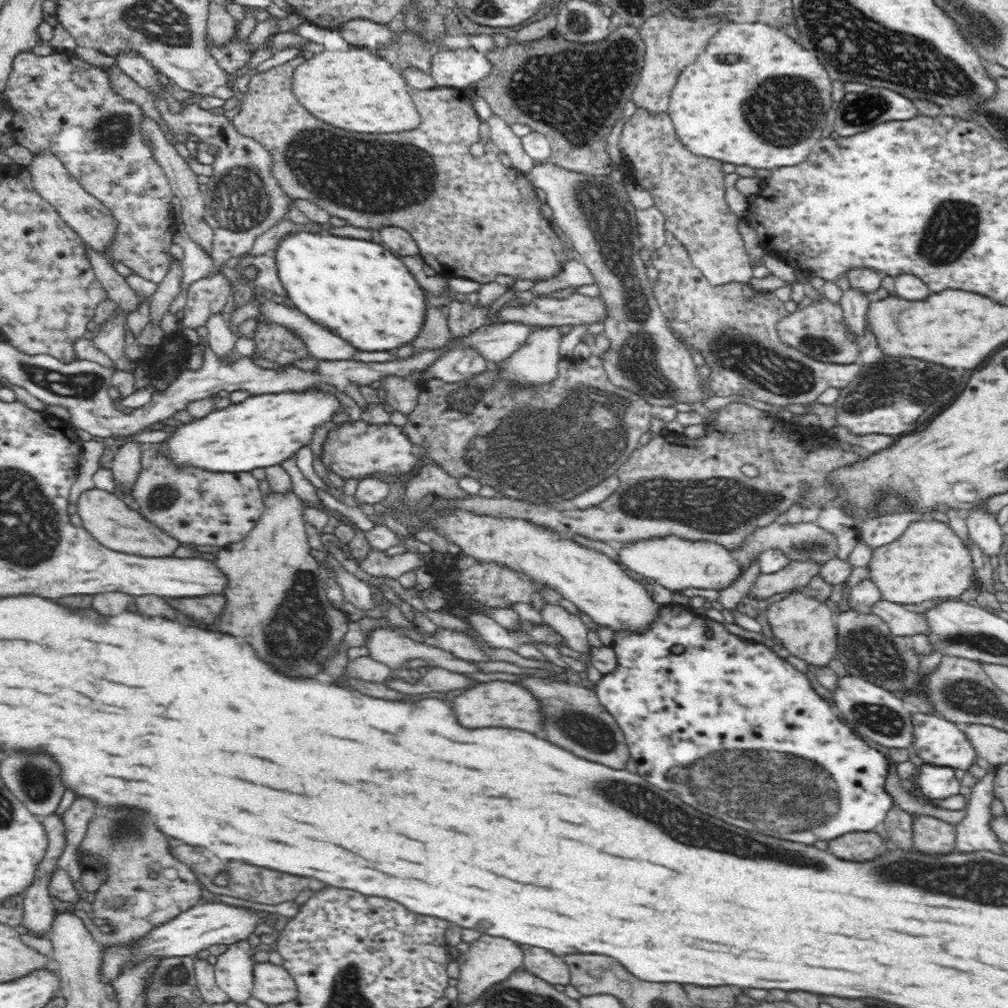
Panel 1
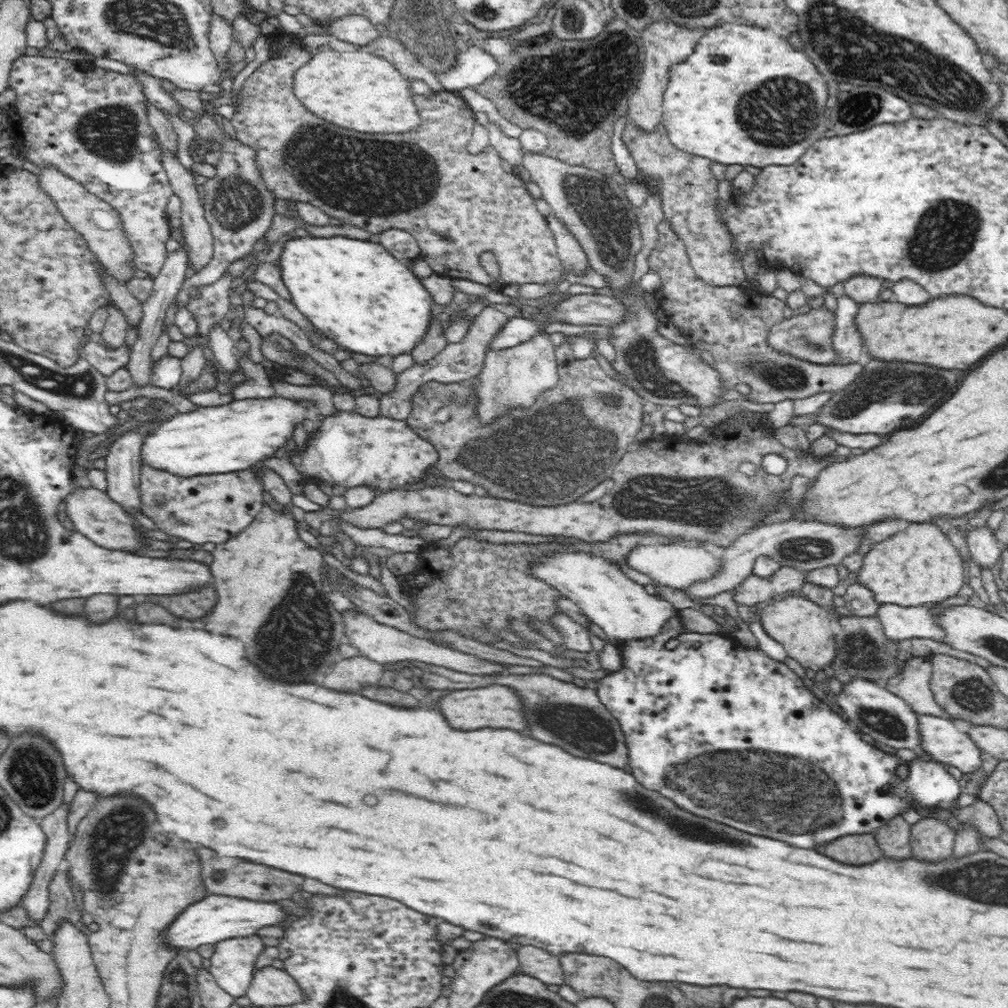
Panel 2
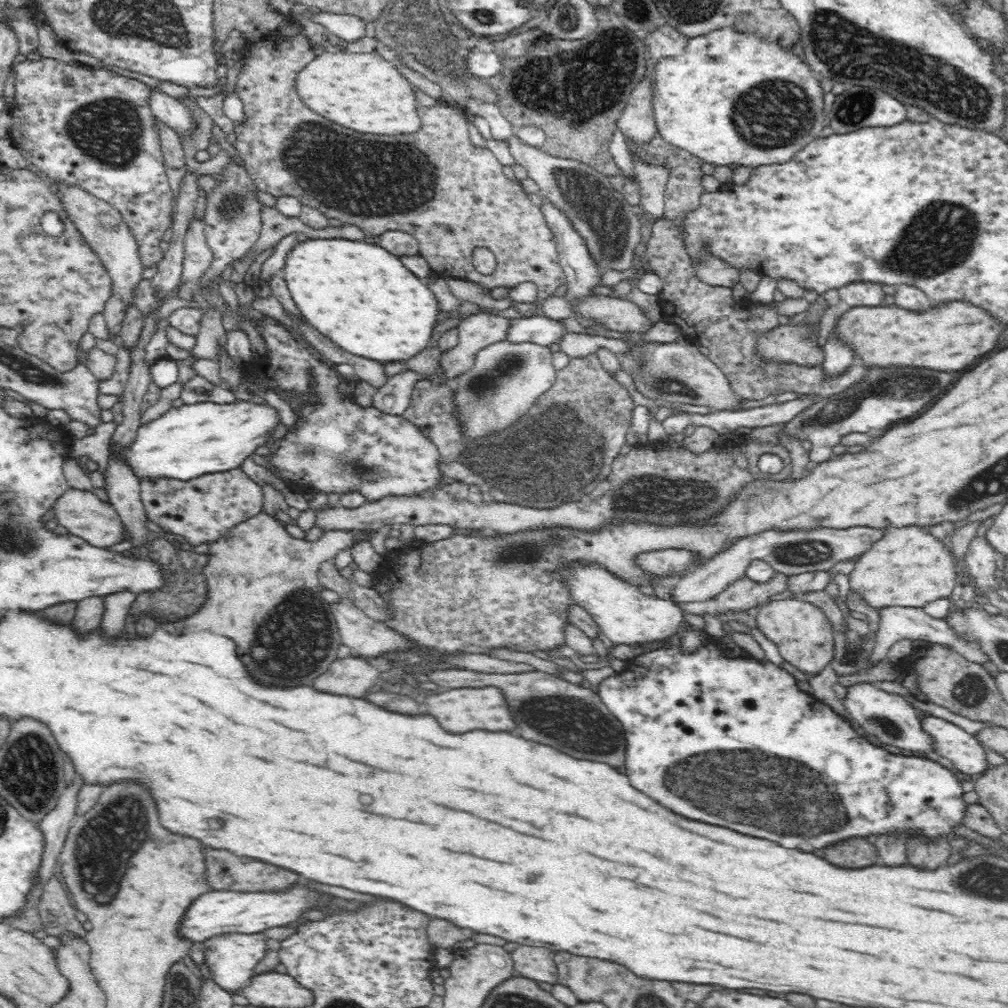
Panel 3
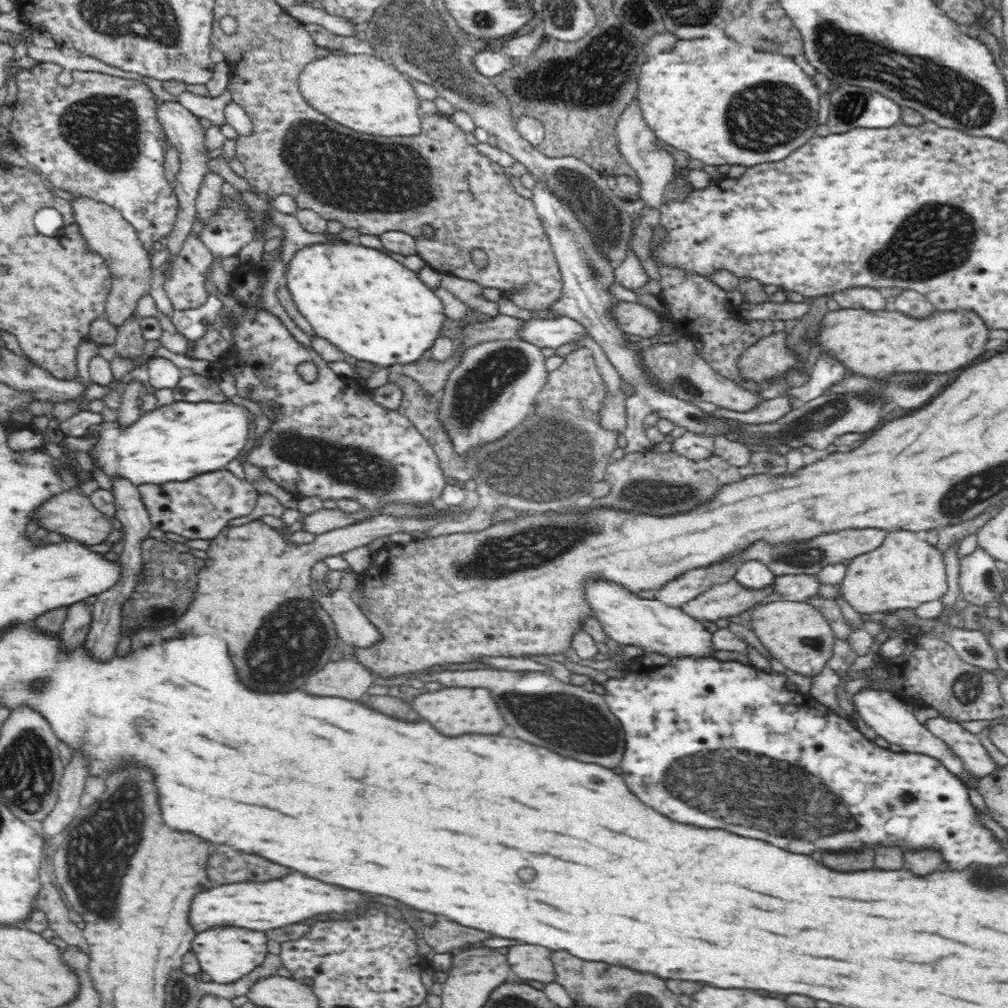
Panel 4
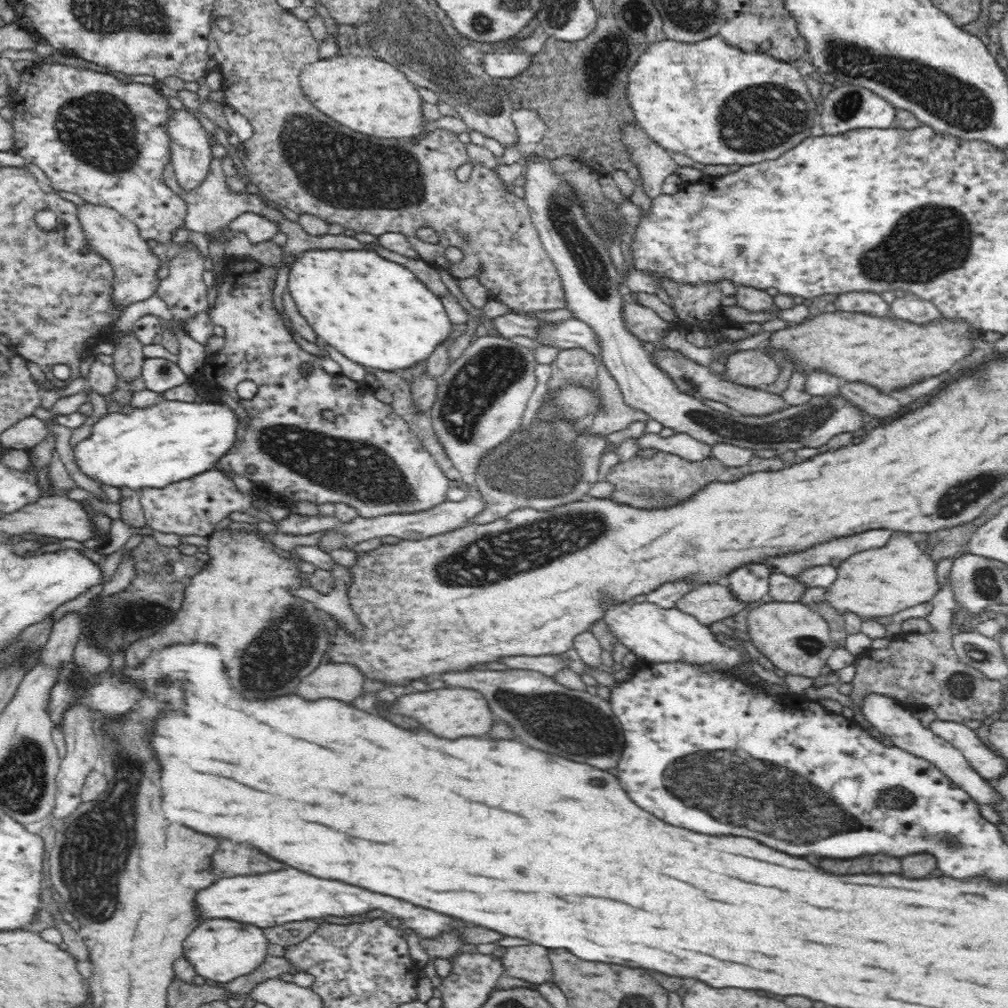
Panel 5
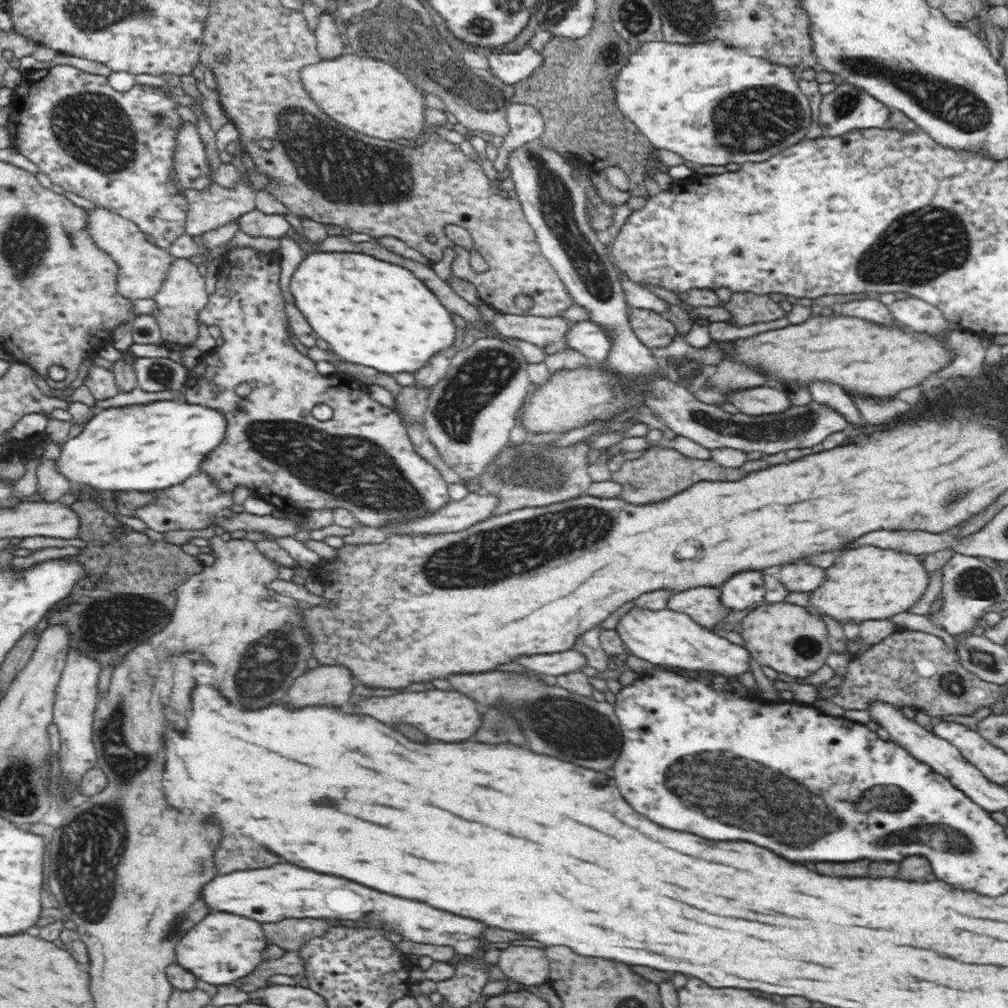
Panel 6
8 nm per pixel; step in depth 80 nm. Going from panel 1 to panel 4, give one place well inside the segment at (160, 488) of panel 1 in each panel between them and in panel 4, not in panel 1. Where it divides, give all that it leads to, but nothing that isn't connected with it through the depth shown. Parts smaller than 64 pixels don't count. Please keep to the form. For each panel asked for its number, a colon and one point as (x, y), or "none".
2: (215, 507)
3: (203, 509)
4: (201, 507)

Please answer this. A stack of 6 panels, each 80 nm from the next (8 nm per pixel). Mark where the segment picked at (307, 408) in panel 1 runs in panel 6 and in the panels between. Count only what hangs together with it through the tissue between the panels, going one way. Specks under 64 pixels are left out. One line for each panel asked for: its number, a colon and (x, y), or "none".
2: (236, 436)
3: (205, 438)
4: (175, 443)
5: (173, 440)
6: (144, 448)

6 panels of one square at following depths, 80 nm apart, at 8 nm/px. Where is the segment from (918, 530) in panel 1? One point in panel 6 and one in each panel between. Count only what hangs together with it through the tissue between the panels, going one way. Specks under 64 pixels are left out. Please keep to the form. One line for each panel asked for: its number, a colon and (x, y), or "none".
2: (920, 564)
3: (908, 566)
4: (905, 571)
5: (880, 582)
6: (866, 583)

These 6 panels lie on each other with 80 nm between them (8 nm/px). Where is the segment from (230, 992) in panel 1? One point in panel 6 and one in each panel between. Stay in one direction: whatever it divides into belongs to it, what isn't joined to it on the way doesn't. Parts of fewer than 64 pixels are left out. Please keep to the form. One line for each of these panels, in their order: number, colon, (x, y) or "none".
2: (232, 964)
3: (231, 958)
4: (227, 954)
5: (221, 950)
6: (222, 947)

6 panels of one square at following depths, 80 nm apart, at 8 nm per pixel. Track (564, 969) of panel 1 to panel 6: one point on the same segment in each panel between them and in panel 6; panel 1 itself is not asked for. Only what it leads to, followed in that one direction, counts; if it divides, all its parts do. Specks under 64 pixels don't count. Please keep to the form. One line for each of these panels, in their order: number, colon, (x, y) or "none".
2: (542, 965)
3: (533, 963)
4: (528, 962)
5: (530, 963)
6: (524, 964)

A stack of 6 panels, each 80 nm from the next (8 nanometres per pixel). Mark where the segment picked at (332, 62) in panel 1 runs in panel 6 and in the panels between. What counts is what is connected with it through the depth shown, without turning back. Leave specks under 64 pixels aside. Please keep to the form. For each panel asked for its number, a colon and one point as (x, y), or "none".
2: (356, 90)
3: (364, 92)
4: (359, 91)
5: (364, 93)
6: (369, 96)

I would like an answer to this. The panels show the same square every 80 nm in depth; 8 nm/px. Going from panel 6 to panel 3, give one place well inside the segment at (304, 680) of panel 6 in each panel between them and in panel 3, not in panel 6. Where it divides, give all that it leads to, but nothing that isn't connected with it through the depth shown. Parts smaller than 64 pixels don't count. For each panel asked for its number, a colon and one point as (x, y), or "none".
3: (352, 676)
4: (348, 678)
5: (340, 681)

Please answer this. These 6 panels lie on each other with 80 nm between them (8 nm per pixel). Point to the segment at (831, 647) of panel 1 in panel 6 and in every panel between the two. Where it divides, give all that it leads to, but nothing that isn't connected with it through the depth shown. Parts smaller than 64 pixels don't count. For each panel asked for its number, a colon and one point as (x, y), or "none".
2: (805, 630)
3: (803, 633)
4: (795, 633)
5: (796, 639)
6: (784, 636)

